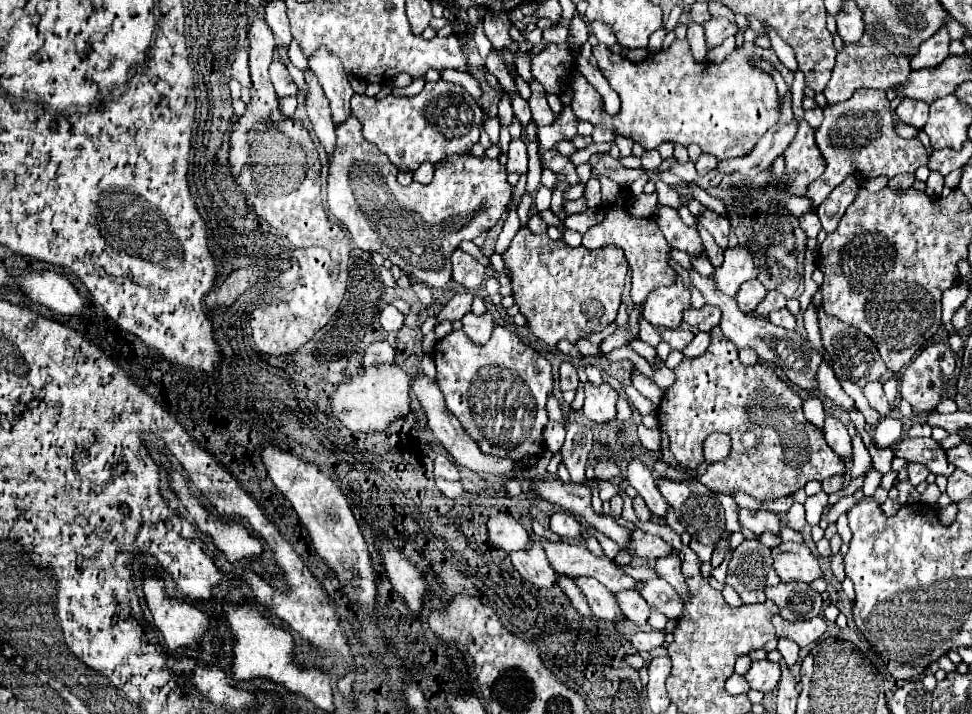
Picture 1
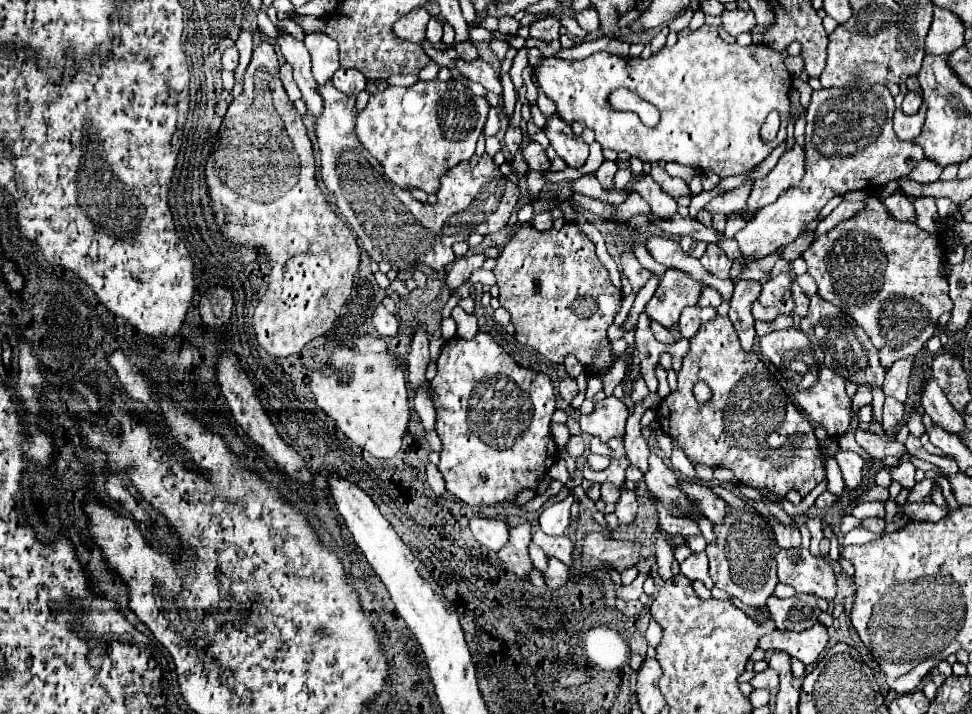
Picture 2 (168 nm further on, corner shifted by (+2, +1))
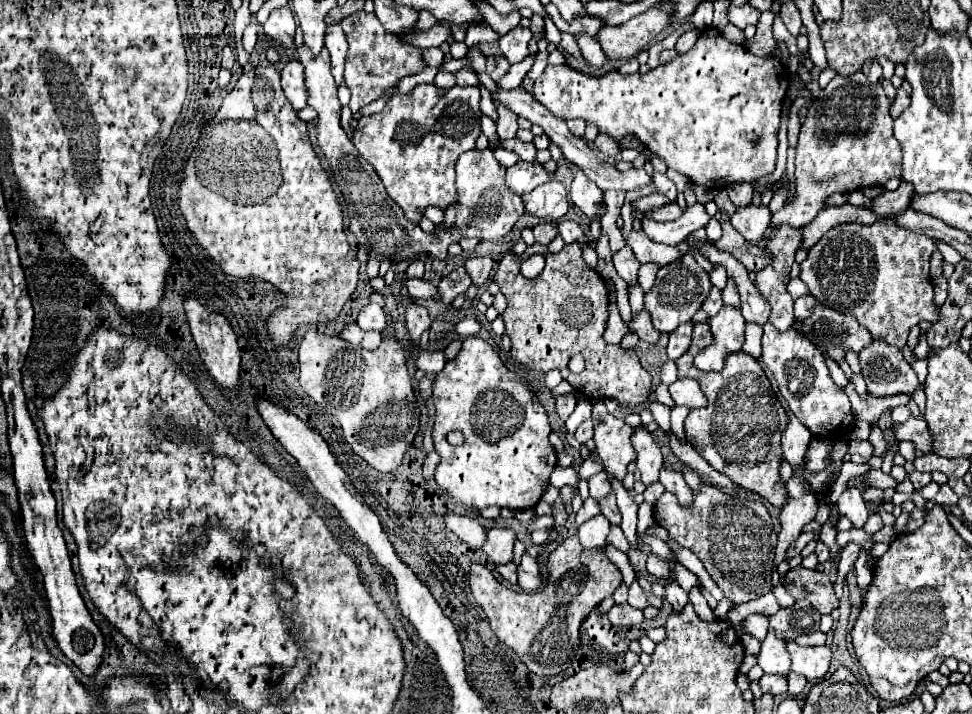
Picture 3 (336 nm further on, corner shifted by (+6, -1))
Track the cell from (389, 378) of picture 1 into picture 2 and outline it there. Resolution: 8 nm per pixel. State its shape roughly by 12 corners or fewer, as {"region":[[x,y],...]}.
{"region":[[340,349],[312,371],[320,415],[376,459],[410,419],[390,353]]}

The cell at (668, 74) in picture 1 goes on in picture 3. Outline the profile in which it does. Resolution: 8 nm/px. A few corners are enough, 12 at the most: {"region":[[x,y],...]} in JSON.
{"region":[[708,29],[646,75],[548,65],[534,97],[694,185],[764,195],[780,61]]}

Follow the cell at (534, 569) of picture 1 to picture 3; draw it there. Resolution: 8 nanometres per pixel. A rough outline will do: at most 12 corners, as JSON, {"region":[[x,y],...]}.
{"region":[[512,529],[486,531],[482,551],[494,563],[512,561]]}

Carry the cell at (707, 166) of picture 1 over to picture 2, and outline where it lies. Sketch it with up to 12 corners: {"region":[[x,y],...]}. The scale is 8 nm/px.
{"region":[[712,169],[702,171],[704,191],[714,189],[720,181]]}

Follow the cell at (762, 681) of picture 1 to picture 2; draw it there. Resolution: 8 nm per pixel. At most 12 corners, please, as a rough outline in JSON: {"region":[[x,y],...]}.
{"region":[[774,669],[756,673],[750,685],[754,689],[774,689],[778,673]]}

